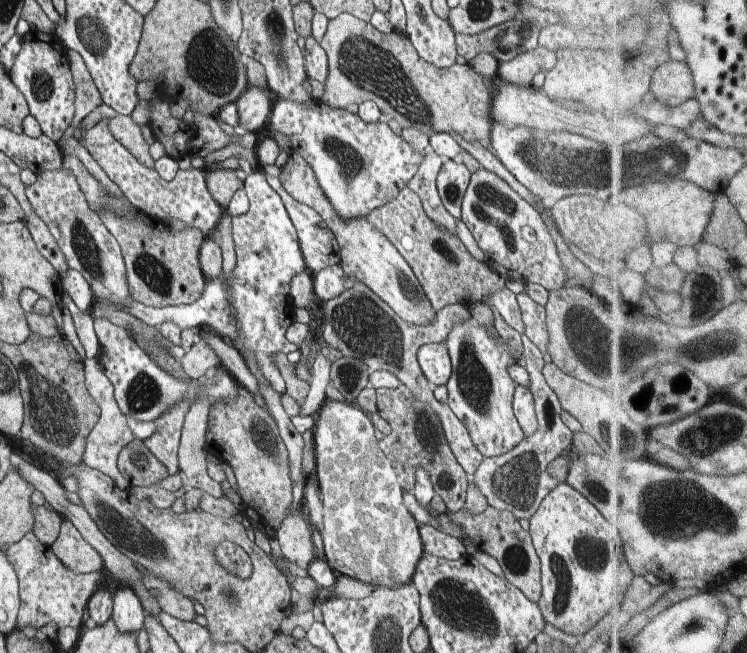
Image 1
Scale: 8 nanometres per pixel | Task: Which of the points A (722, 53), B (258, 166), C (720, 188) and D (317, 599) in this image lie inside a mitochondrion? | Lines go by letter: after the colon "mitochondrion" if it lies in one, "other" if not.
A: other
B: other
C: other
D: other

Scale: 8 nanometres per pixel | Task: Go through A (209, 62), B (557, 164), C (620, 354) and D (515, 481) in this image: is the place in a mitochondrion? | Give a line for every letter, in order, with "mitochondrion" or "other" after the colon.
A: mitochondrion
B: mitochondrion
C: mitochondrion
D: mitochondrion

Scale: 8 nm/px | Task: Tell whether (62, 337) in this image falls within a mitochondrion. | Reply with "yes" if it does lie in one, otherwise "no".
no

